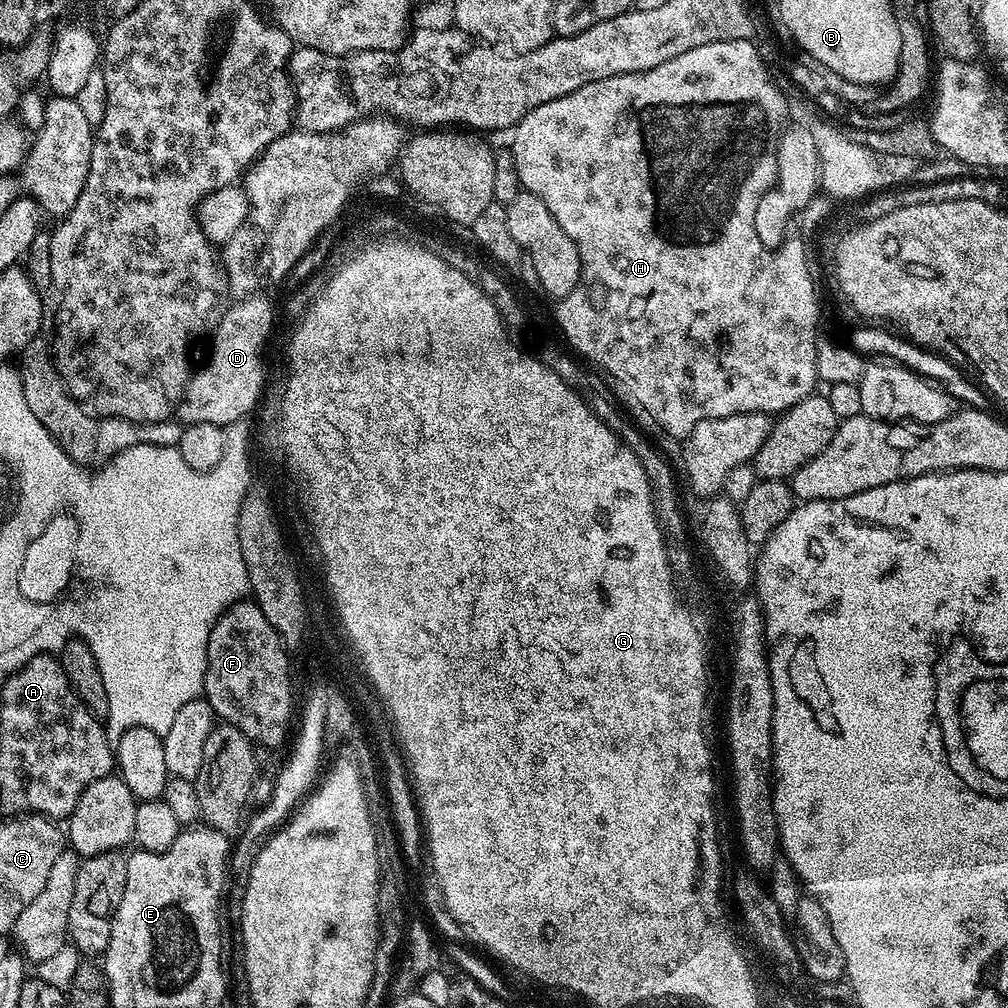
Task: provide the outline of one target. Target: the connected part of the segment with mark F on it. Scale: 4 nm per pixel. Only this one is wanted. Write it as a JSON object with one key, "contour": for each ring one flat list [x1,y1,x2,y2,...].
{"contour":[[254,602,231,605,228,611,217,615,216,625,209,631,203,699,223,723,232,724,253,745,280,748,289,743,293,728,292,668,288,656,289,649,284,647,278,630,266,622]]}

